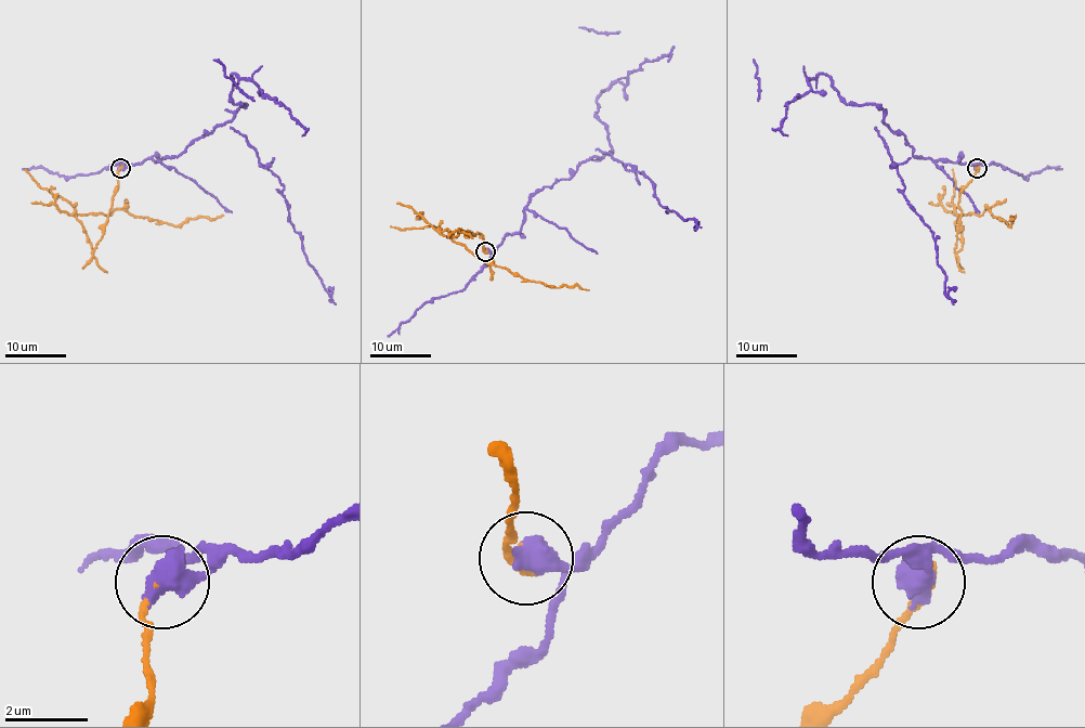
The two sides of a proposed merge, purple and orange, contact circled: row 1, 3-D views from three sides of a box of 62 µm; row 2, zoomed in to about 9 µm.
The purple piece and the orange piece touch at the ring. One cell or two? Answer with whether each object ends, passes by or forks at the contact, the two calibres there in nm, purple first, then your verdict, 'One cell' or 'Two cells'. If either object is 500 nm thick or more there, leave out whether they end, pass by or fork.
Thickness 750 nm (purple) against 280 nm. Two cells

